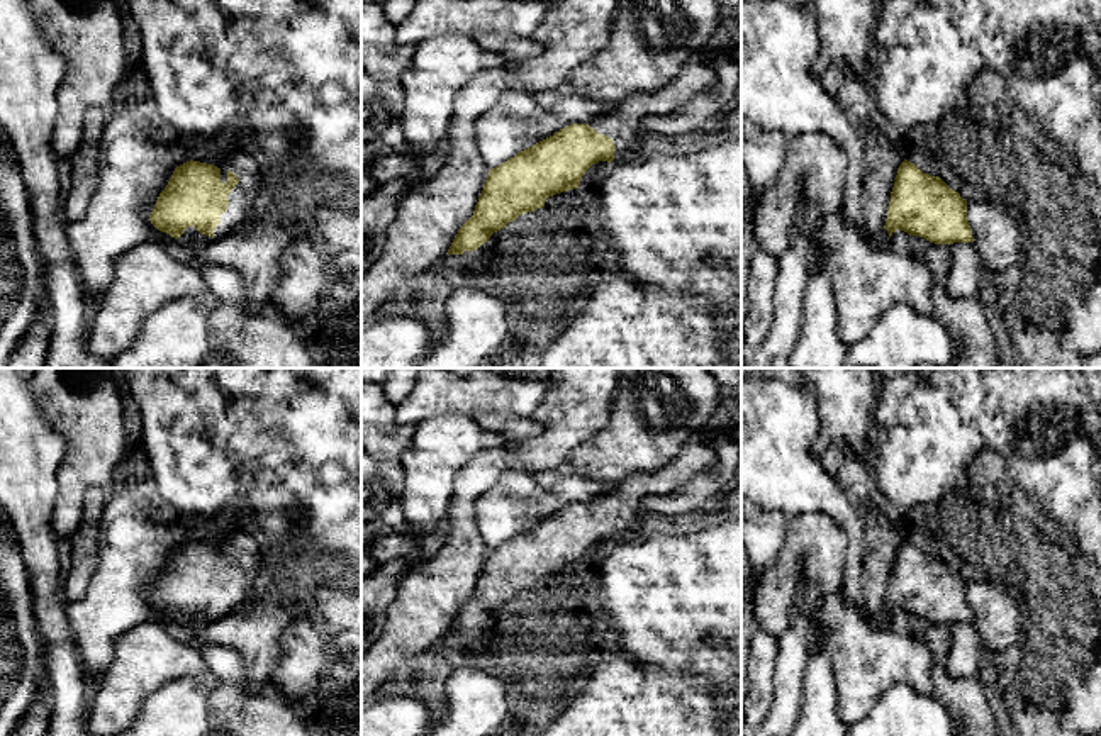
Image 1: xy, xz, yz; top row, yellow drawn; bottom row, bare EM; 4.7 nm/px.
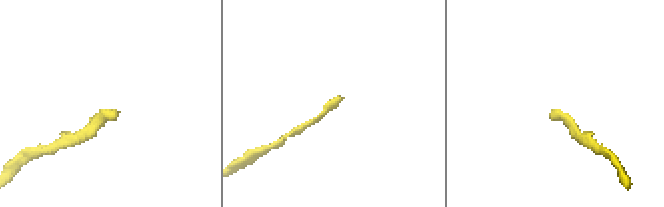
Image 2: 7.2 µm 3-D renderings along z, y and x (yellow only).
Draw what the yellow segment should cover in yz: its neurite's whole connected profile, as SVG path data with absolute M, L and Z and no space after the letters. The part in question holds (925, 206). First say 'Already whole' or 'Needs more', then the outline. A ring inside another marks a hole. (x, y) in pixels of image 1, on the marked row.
Needs more. M908 159L897 168L886 226L874 243L884 244L899 229L935 244L974 243L967 200Z

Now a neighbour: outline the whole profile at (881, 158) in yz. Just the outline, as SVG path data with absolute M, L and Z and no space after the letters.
M845 66L836 70L840 73L838 103L863 142L860 173L862 232L867 239L875 241L886 226L891 192L897 168L904 161L904 149L896 148L872 122L872 110L875 109L872 80L858 78Z

